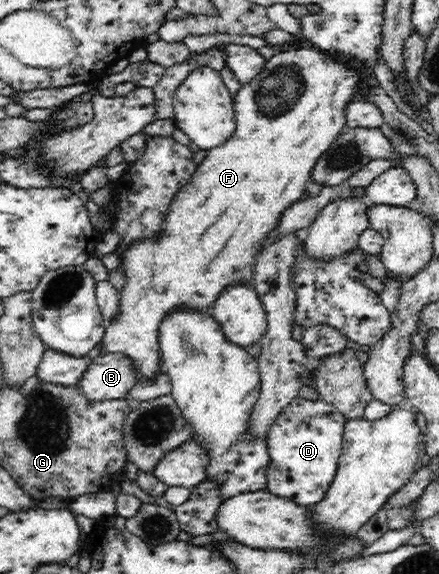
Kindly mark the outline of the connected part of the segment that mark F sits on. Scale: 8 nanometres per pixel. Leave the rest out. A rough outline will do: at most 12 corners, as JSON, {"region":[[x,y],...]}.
{"region":[[273,55],[235,130],[125,250],[104,353],[161,371],[159,319],[210,310],[340,135],[362,75]]}

